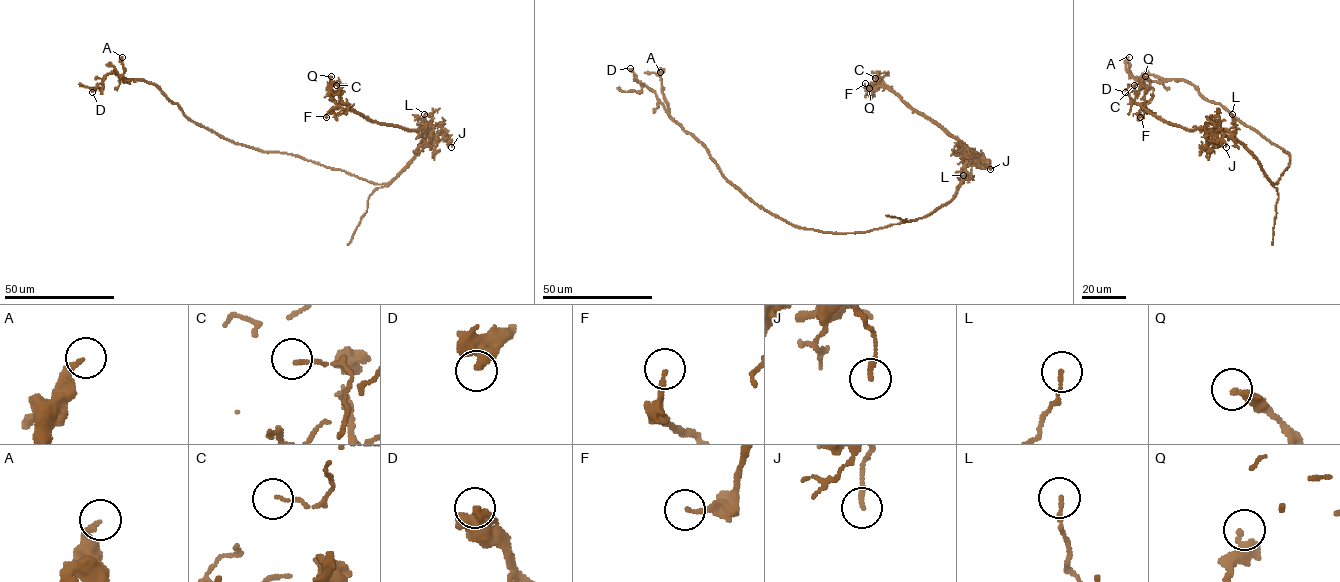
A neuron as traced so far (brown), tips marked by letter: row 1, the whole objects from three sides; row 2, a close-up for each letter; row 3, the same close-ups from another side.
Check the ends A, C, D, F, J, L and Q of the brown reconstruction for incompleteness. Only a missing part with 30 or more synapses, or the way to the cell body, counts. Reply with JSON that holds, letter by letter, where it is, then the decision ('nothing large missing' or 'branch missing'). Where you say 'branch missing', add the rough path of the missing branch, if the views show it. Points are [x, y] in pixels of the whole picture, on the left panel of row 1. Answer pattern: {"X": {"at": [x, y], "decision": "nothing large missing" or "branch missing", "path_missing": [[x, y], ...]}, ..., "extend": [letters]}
{"A": {"at": [122, 57], "decision": "nothing large missing"}, "C": {"at": [336, 85], "decision": "nothing large missing"}, "D": {"at": [92, 92], "decision": "nothing large missing"}, "F": {"at": [326, 117], "decision": "nothing large missing"}, "J": {"at": [451, 147], "decision": "nothing large missing"}, "L": {"at": [424, 114], "decision": "nothing large missing"}, "Q": {"at": [331, 76], "decision": "nothing large missing"}, "extend": []}

